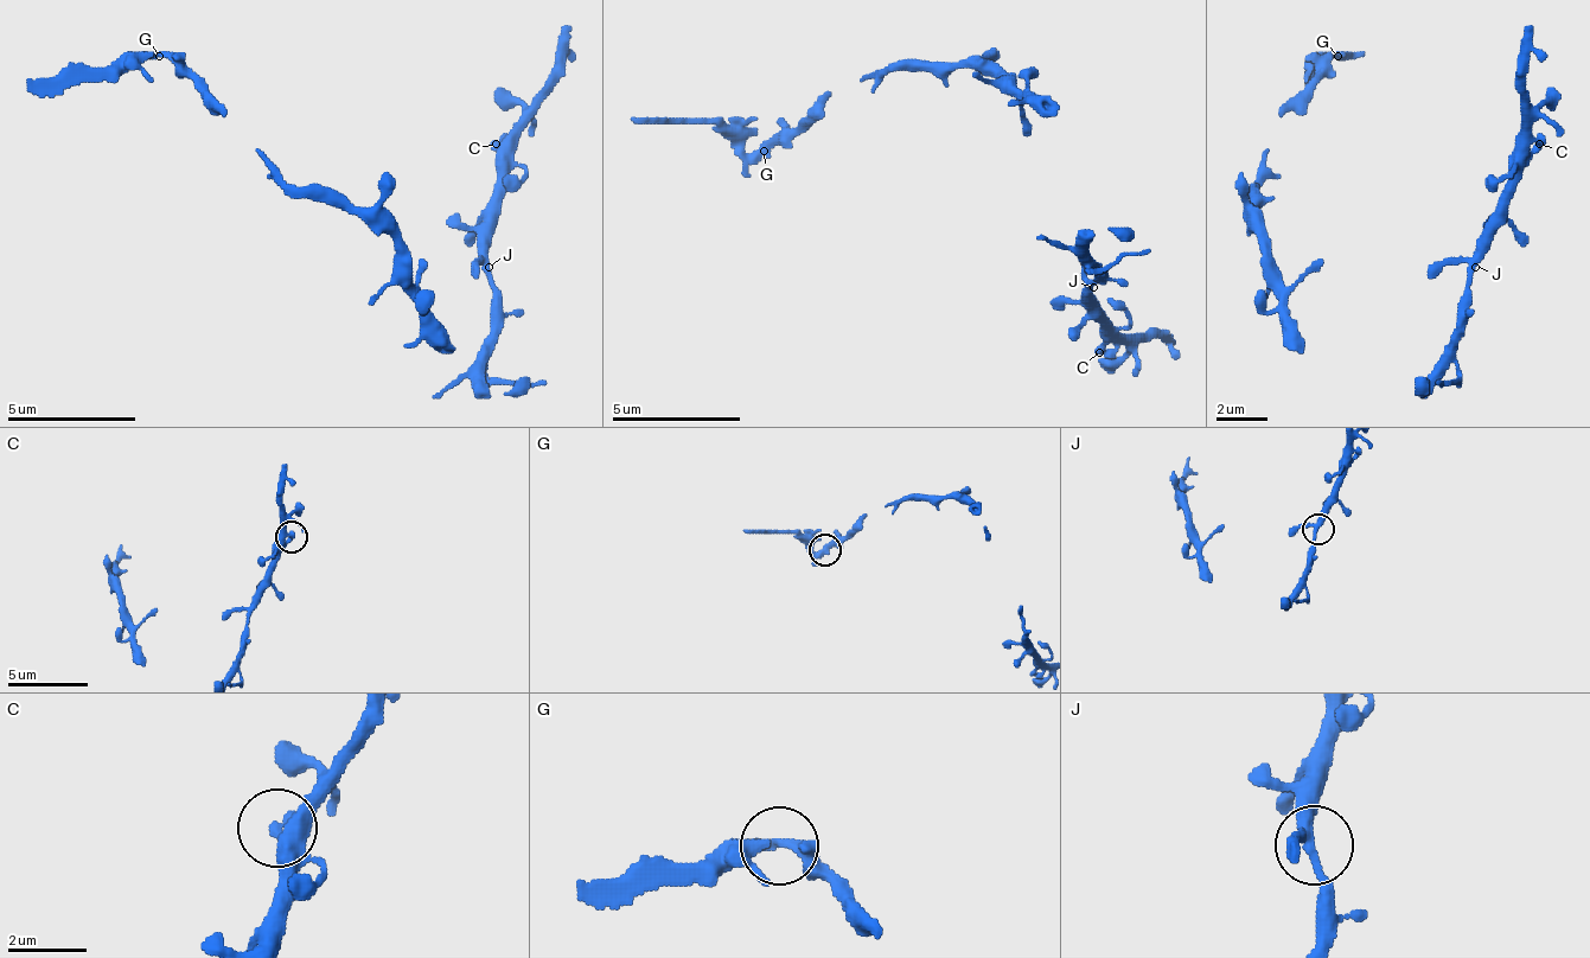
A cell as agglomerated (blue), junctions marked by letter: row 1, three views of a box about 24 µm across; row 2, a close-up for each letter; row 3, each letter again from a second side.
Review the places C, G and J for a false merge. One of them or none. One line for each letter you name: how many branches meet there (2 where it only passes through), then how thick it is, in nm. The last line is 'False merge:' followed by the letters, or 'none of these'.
G: 2 branches meet; 300 nm thick
False merge: G

